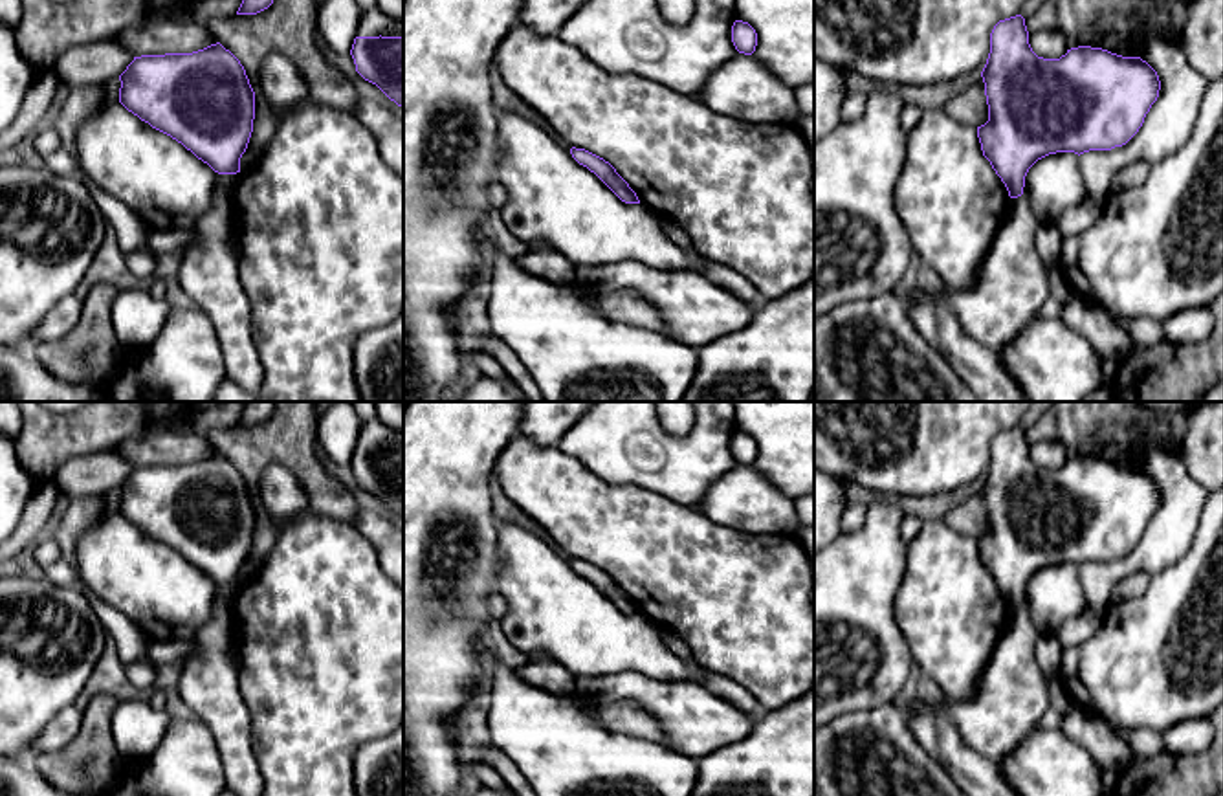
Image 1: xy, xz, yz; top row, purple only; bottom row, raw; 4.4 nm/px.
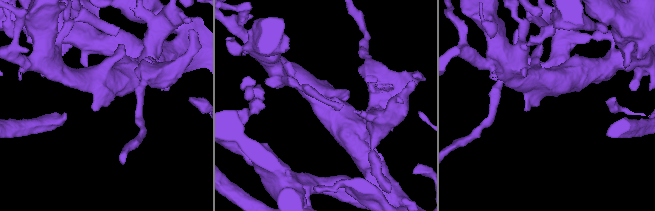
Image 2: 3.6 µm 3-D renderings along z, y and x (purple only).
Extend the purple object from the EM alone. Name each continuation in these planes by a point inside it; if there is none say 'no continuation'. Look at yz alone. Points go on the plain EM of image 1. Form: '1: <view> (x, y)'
no continuation

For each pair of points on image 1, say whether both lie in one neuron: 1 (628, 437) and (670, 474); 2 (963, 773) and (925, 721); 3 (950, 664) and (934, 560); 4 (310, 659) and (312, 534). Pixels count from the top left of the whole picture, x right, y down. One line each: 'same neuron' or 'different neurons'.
1: same neuron
2: same neuron
3: same neuron
4: same neuron

